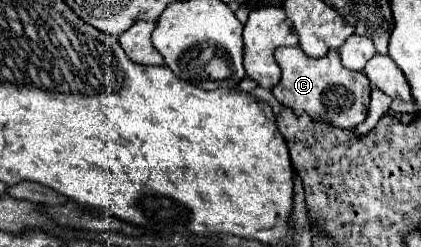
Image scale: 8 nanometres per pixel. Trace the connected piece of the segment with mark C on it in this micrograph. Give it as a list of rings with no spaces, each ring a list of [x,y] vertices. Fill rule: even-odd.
[[[292,45],[278,47],[274,57],[282,69],[280,83],[272,89],[278,103],[292,109],[296,115],[306,113],[314,121],[342,129],[354,129],[366,119],[370,105],[370,81],[364,73],[344,69],[336,51],[328,51],[324,57],[314,59],[306,55],[298,45]]]

